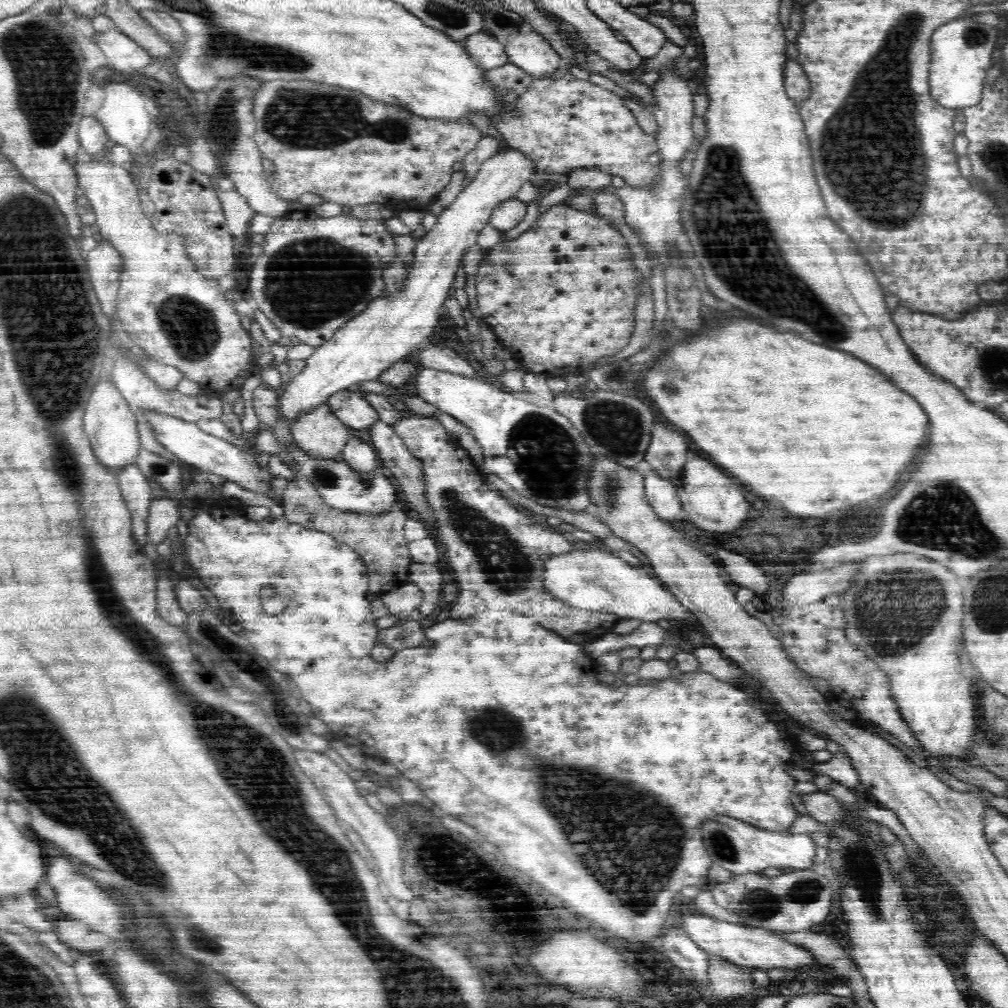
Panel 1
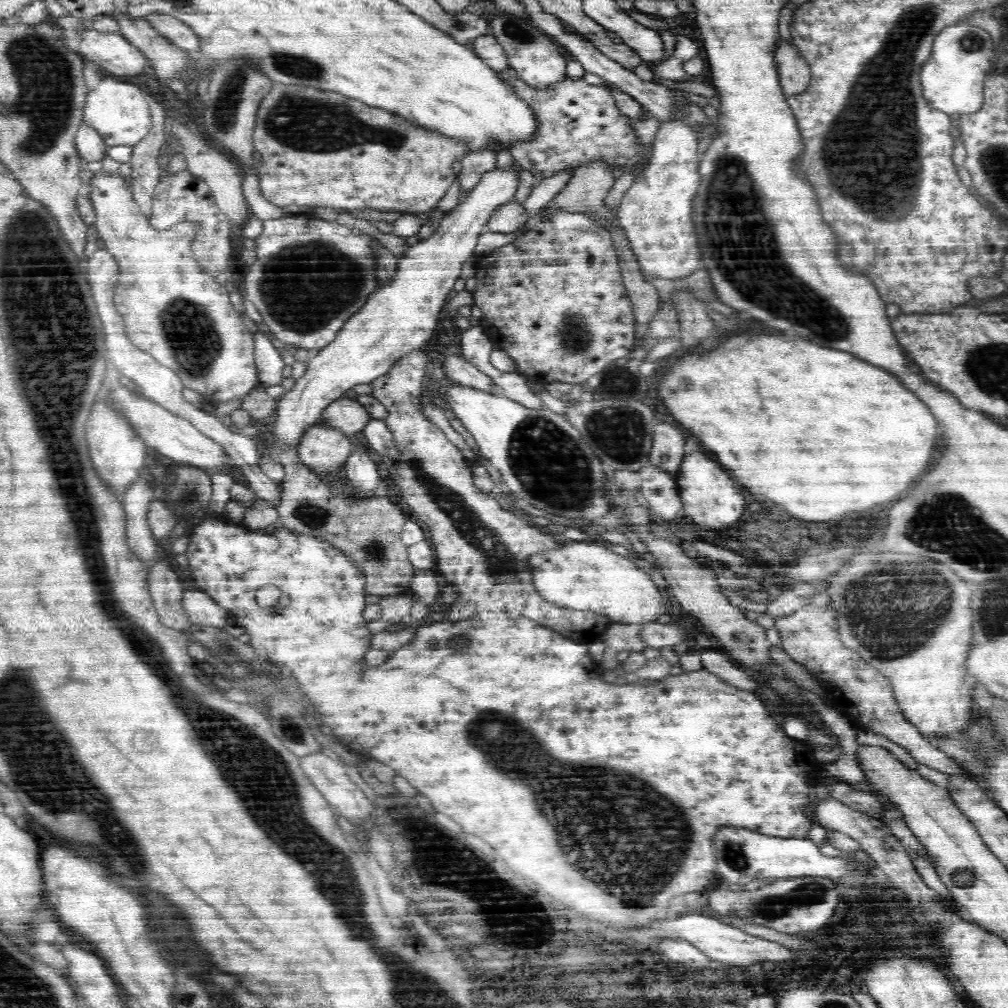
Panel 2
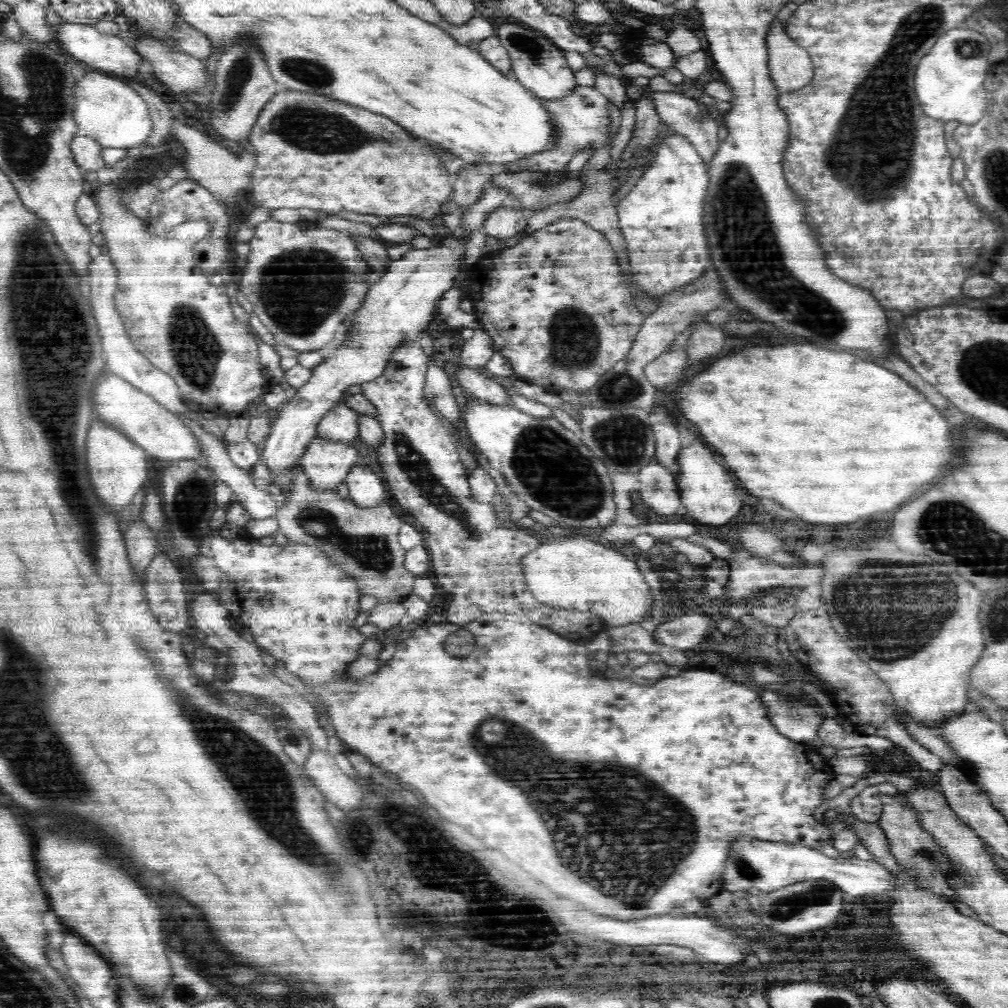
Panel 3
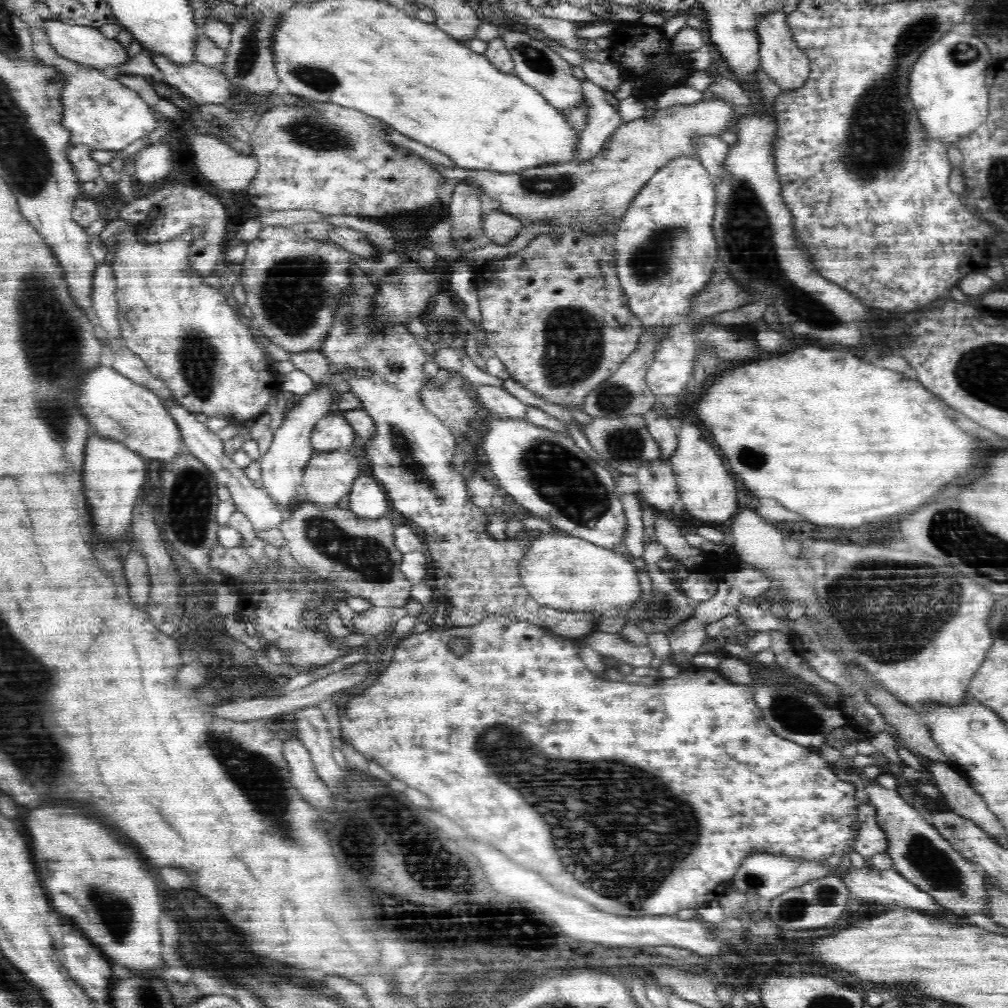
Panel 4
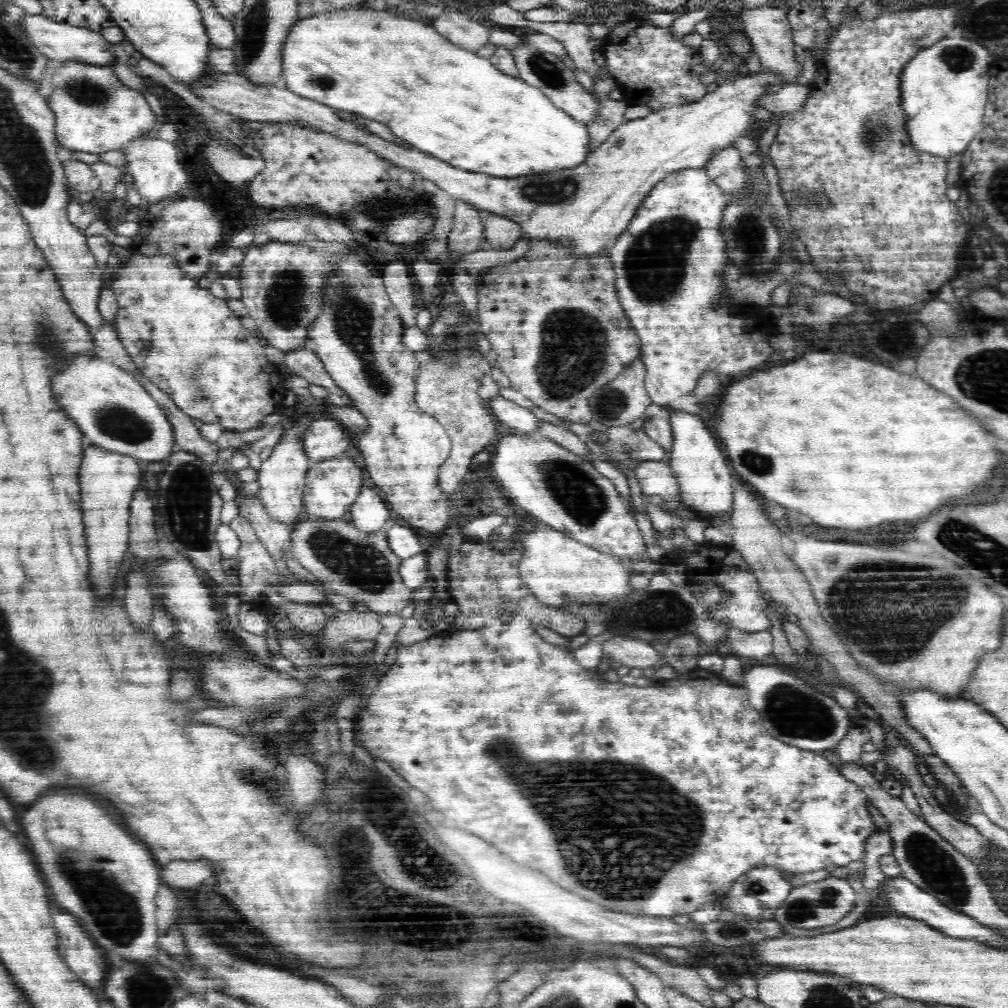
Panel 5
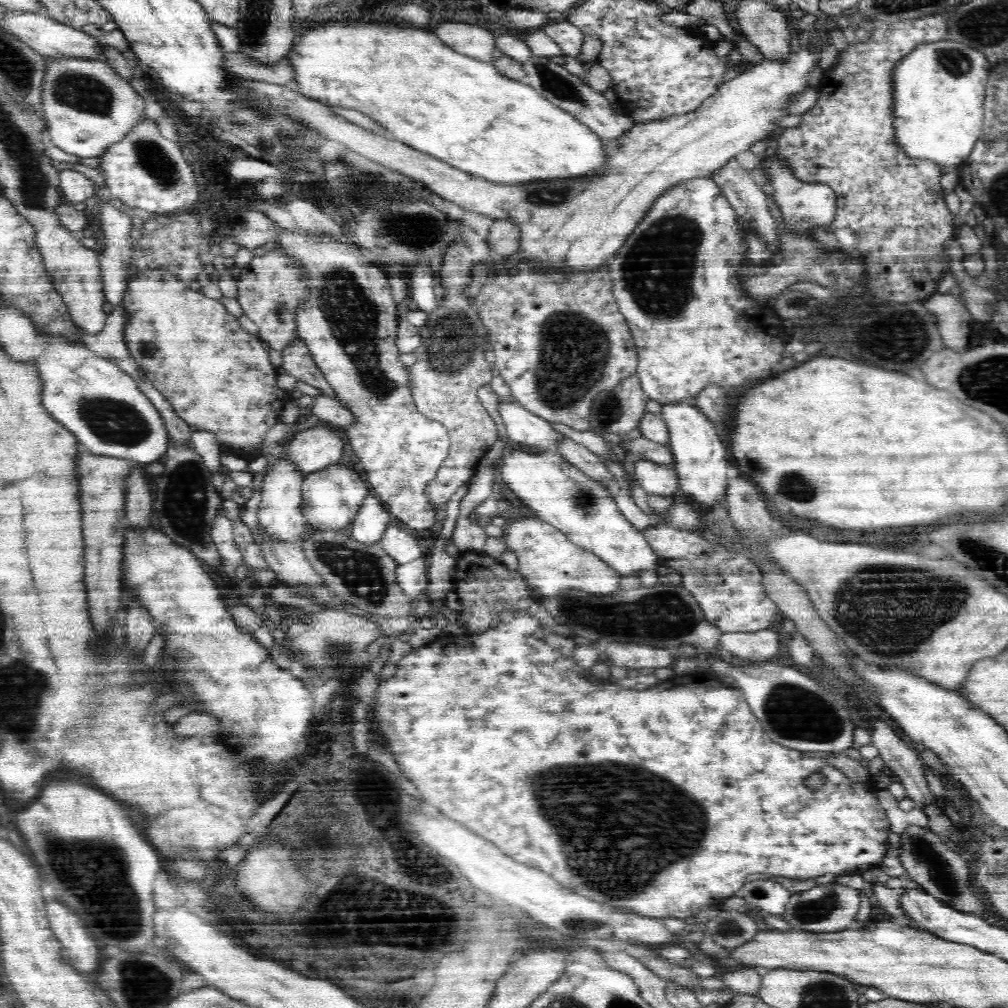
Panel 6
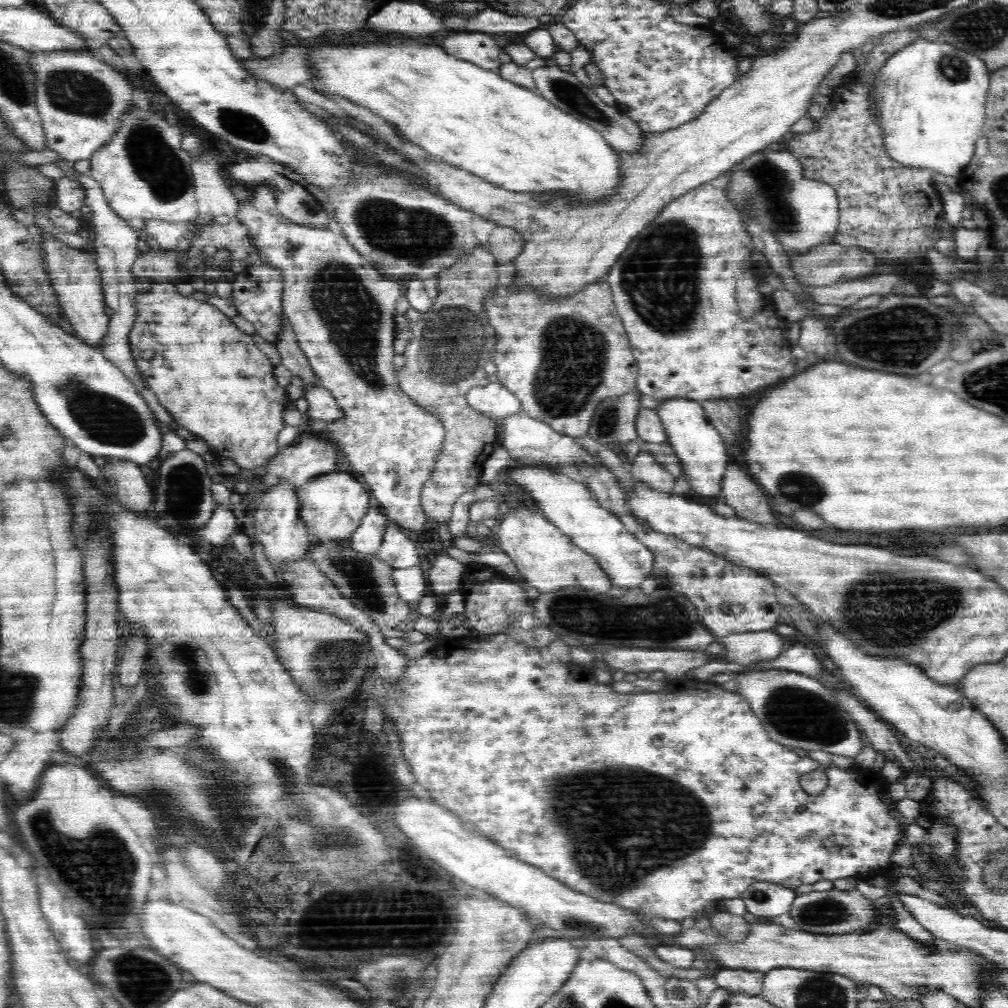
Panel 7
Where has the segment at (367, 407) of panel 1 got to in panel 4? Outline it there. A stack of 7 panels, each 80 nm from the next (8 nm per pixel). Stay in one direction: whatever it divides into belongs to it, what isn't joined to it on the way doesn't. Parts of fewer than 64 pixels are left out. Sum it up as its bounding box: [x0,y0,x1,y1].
[311,410,358,450]

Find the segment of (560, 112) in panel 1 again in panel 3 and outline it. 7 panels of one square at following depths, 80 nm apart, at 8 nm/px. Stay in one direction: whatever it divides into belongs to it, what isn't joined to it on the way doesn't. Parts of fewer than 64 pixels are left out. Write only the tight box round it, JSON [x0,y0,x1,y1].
[516,82,619,173]

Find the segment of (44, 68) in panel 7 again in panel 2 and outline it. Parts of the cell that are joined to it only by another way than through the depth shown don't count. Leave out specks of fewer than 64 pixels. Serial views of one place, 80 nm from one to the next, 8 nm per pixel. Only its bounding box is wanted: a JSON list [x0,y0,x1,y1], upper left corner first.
[83,78,152,146]

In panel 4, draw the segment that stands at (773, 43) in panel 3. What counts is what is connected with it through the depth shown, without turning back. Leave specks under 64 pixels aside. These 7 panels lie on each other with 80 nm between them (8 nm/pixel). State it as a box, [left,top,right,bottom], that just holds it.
[760,12,811,90]

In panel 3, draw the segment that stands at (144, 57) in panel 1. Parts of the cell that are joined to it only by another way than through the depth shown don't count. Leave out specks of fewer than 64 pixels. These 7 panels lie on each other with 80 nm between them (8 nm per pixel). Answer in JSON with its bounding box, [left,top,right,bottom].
[57,23,145,77]

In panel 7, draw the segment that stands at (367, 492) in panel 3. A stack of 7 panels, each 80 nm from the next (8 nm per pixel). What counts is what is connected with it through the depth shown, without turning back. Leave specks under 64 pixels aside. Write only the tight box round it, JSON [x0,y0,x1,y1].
[351,502,391,554]

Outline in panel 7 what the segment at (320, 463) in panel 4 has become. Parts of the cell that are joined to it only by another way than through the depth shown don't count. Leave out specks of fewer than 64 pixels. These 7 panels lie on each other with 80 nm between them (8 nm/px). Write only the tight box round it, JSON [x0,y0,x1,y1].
[298,472,372,542]

